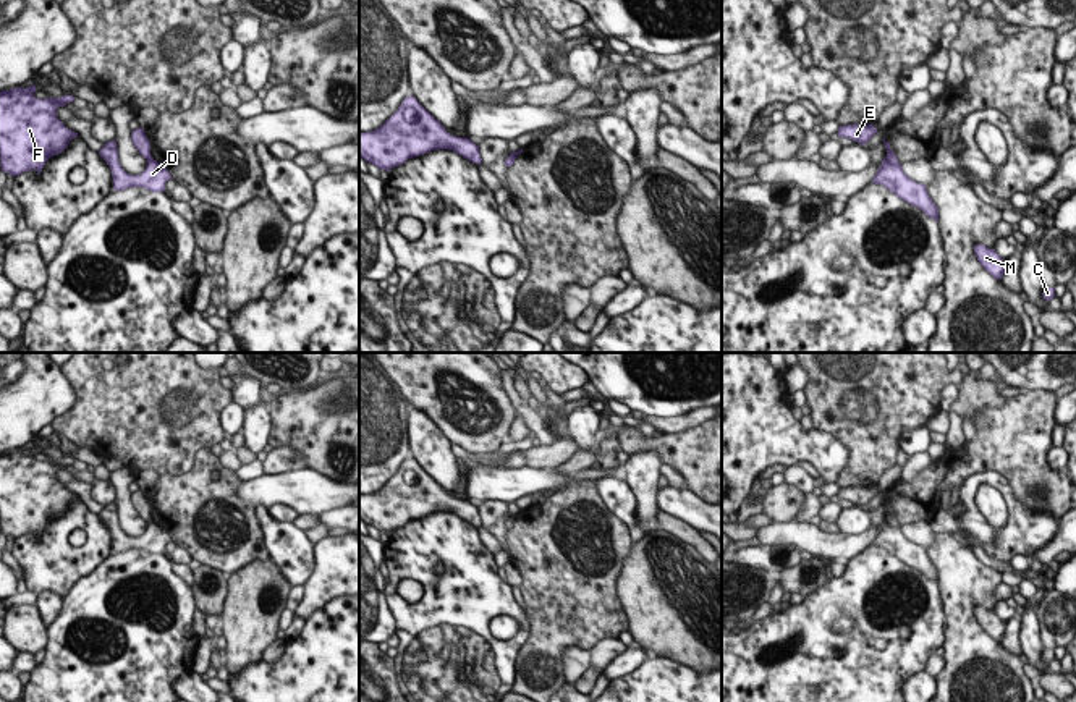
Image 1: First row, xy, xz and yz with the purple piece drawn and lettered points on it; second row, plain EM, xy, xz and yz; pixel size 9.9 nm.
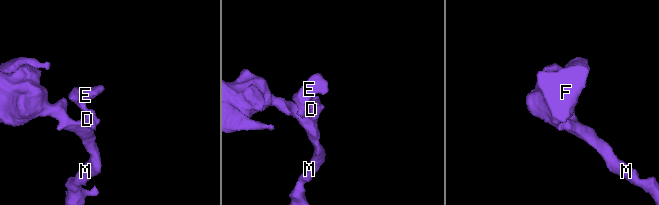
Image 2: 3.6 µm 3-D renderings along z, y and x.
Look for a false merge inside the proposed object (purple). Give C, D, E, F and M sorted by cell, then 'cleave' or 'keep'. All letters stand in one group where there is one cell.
C D E F M | keep

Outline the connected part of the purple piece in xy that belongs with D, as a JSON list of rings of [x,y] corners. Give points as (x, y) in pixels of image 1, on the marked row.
[[[144,128],[131,131],[131,141],[134,147],[139,150],[139,154],[147,160],[146,170],[136,176],[126,173],[121,168],[115,139],[105,142],[104,147],[99,150],[100,157],[107,162],[107,165],[112,170],[115,191],[123,191],[134,186],[146,188],[152,192],[165,191],[165,183],[172,180],[172,175],[150,155],[150,142],[144,134]]]

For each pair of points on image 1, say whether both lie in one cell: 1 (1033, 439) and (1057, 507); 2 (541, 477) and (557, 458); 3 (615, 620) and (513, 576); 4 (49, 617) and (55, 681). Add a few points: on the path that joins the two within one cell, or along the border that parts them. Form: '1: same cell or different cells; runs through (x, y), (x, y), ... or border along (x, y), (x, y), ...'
1: same cell; runs through (1033, 455), (1033, 471), (1050, 490)
2: different cells; border along (526, 465), (552, 469)
3: different cells; border along (508, 562), (521, 578), (520, 586)
4: different cells; border along (63, 599), (60, 615), (47, 628)

